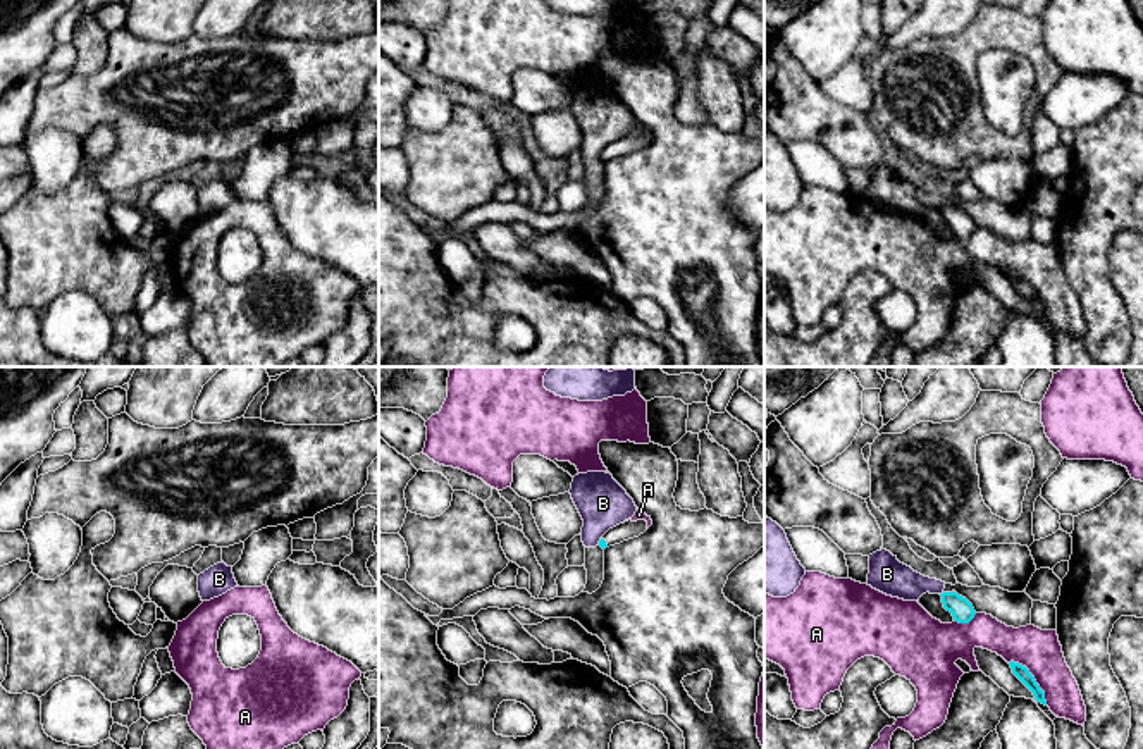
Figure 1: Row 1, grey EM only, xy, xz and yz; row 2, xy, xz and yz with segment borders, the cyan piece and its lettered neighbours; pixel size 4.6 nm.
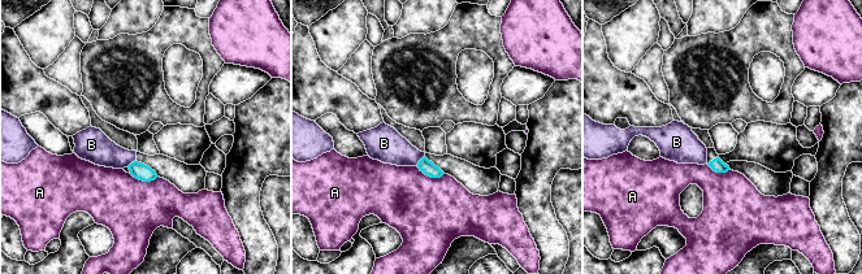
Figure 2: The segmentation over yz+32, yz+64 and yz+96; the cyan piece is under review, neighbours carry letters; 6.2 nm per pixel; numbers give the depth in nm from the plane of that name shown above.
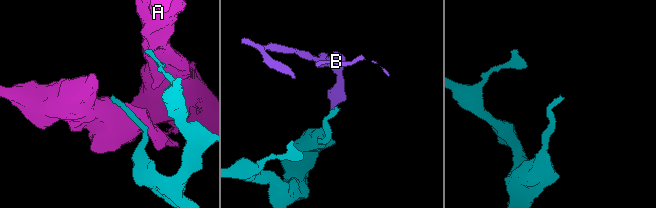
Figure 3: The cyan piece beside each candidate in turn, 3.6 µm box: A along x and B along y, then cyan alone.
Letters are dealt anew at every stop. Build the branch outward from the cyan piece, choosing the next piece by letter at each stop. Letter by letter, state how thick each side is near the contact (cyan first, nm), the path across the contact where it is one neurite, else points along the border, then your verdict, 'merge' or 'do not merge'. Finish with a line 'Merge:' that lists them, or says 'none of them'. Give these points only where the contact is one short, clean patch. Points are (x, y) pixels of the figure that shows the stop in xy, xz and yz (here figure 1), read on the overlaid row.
A: calibres 70 and 200 nm; do not merge
B: calibres 110 and 160 nm; border yz (944, 593), (940, 594); do not merge
Merge: none of them

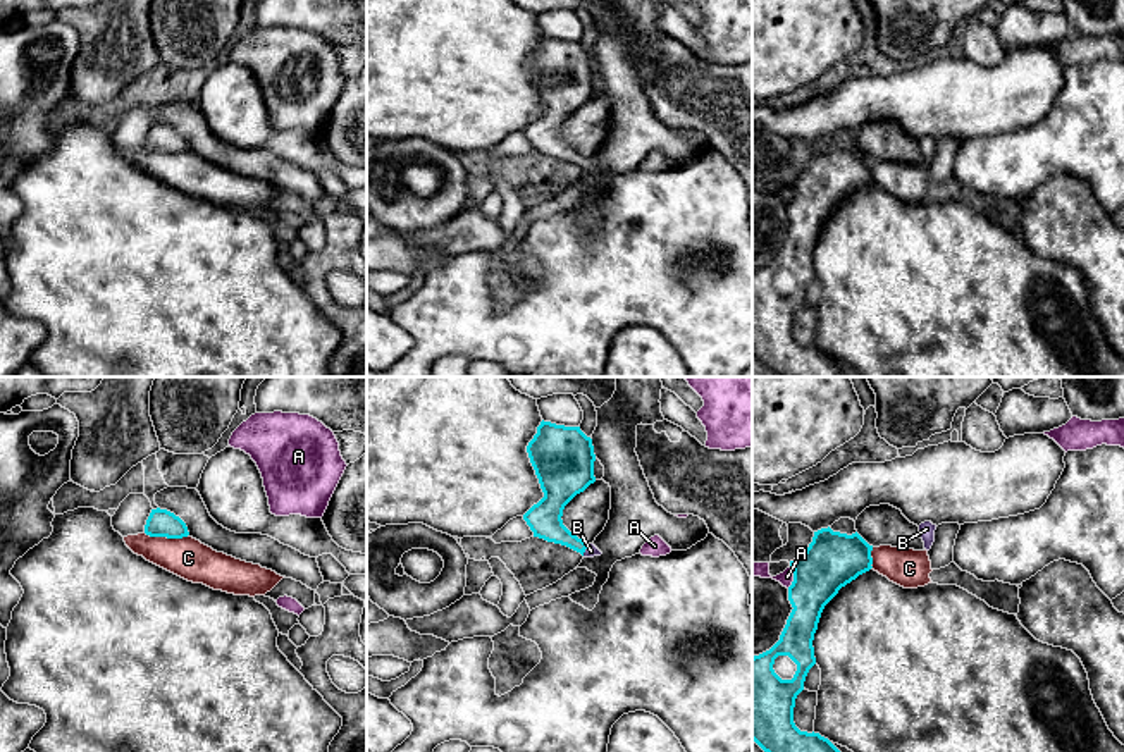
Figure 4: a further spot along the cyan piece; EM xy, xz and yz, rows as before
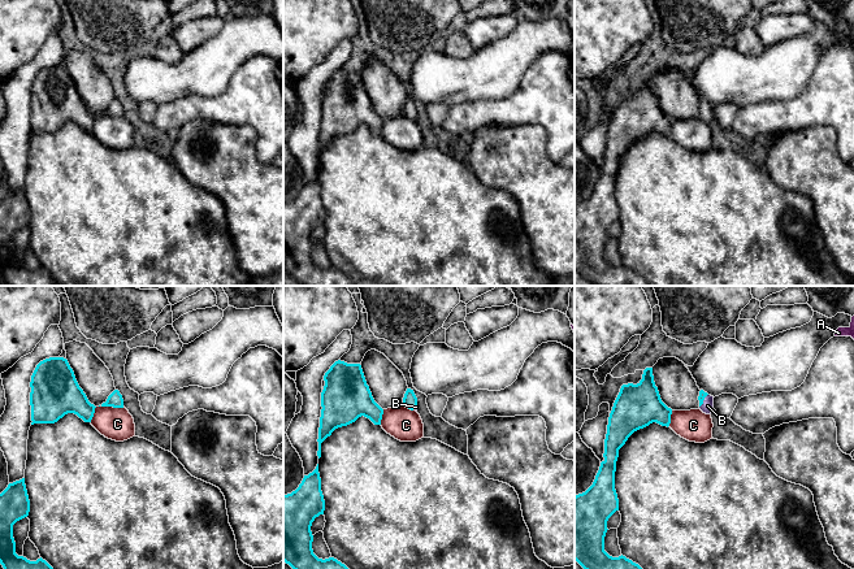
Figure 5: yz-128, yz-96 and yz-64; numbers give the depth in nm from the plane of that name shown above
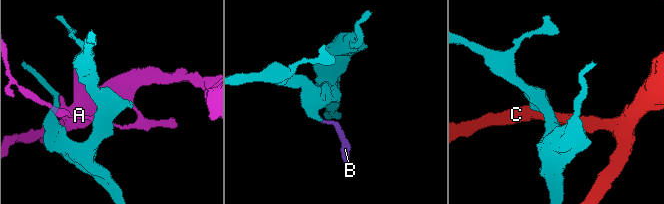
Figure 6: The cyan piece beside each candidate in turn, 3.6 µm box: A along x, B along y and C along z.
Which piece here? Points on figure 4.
A: calibres 260 and 70 nm; do not merge
B: calibres 160 and 60 nm; way xz (544, 518), (562, 536), (586, 548), (591, 551); merge
C: calibres 130 and 190 nm; border xy (143, 532), (154, 537), (188, 536); do not merge
Merge: B

